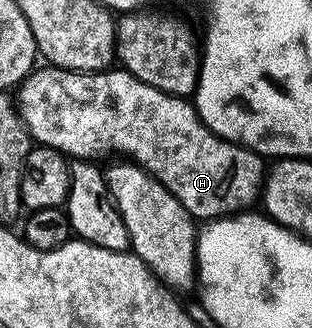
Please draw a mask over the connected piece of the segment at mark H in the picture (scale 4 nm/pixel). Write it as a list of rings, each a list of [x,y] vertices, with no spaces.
[[[57,67],[35,68],[27,77],[22,80],[22,84],[17,86],[16,110],[26,129],[30,132],[31,138],[38,145],[47,145],[50,149],[58,149],[65,153],[70,159],[99,159],[106,157],[115,149],[119,153],[119,158],[129,159],[141,169],[145,169],[150,176],[154,177],[167,189],[172,196],[190,212],[191,217],[195,219],[221,219],[223,217],[233,217],[240,213],[245,213],[251,208],[254,200],[259,200],[260,194],[264,189],[264,164],[263,158],[255,153],[253,149],[247,149],[244,145],[236,145],[233,141],[226,141],[223,137],[217,137],[215,133],[207,126],[203,125],[198,117],[198,110],[185,97],[173,97],[171,93],[160,91],[140,79],[136,79],[131,73],[127,73],[121,67],[111,67],[105,71],[97,73],[76,73],[73,69],[60,69]]]

